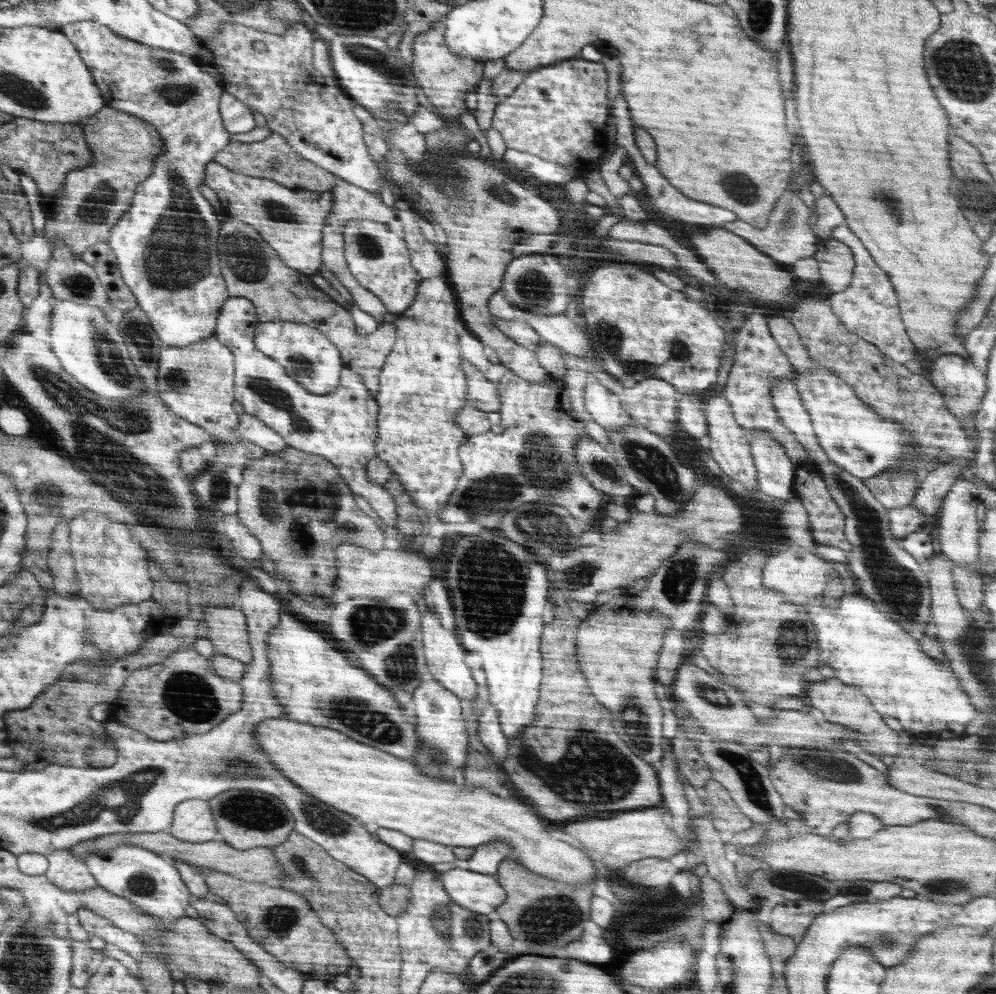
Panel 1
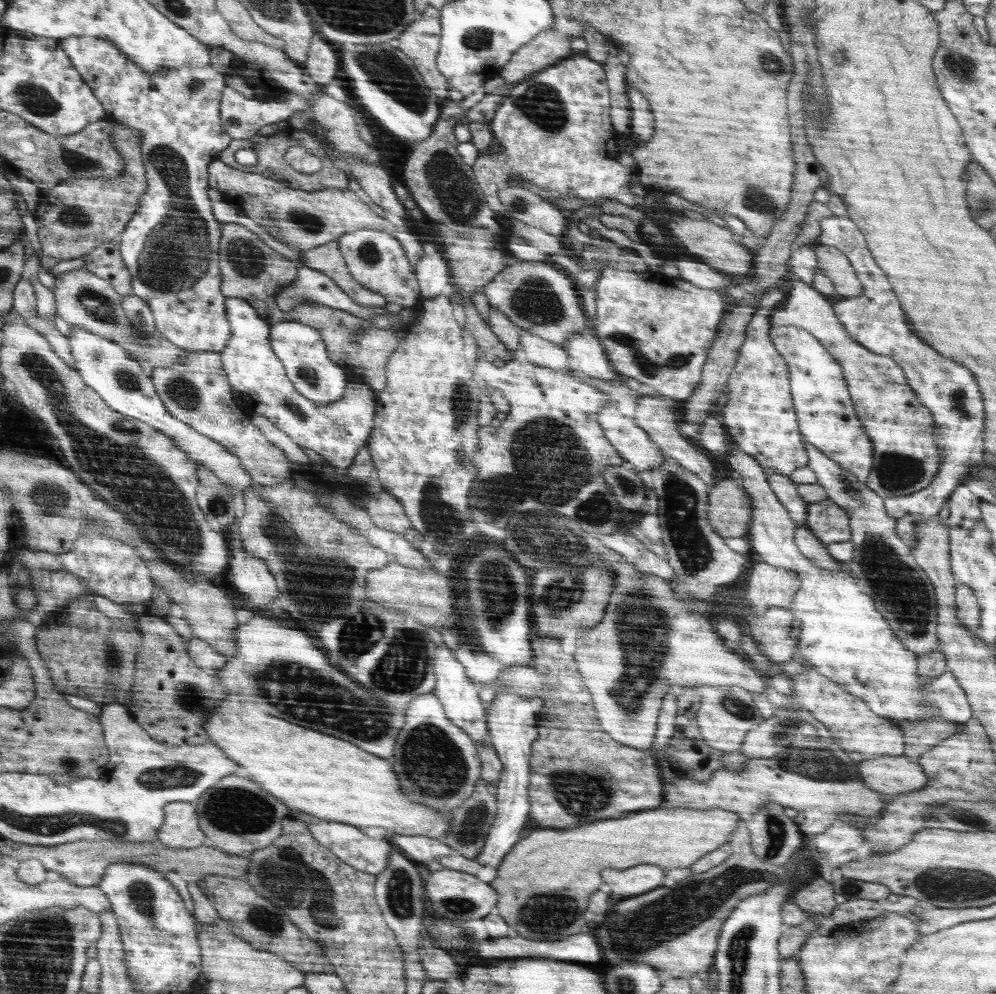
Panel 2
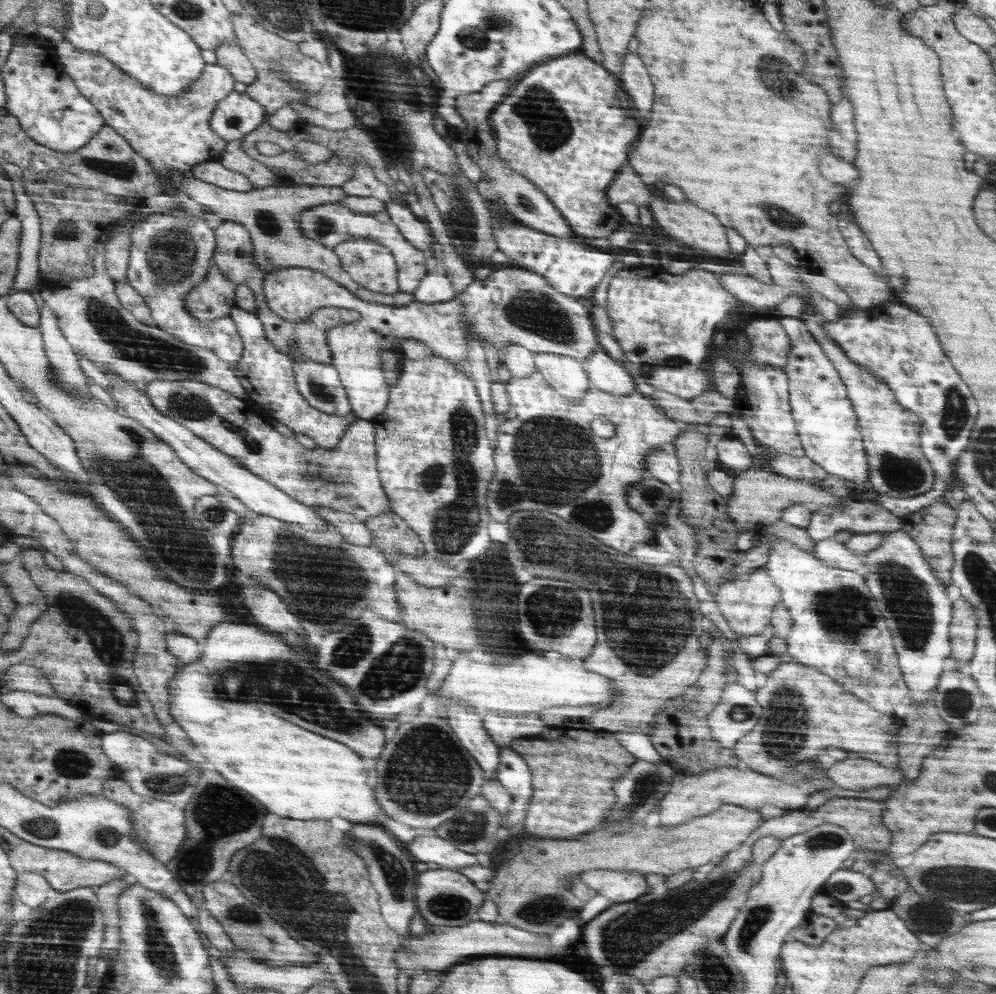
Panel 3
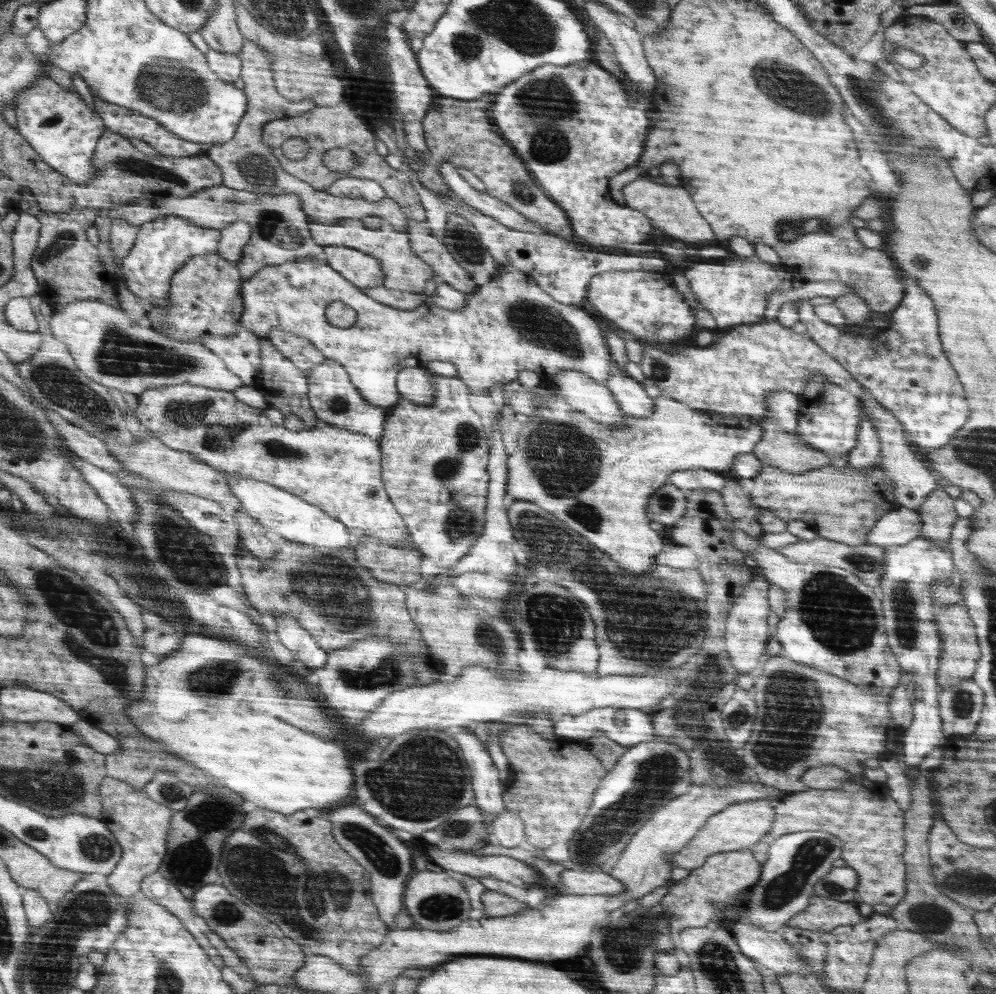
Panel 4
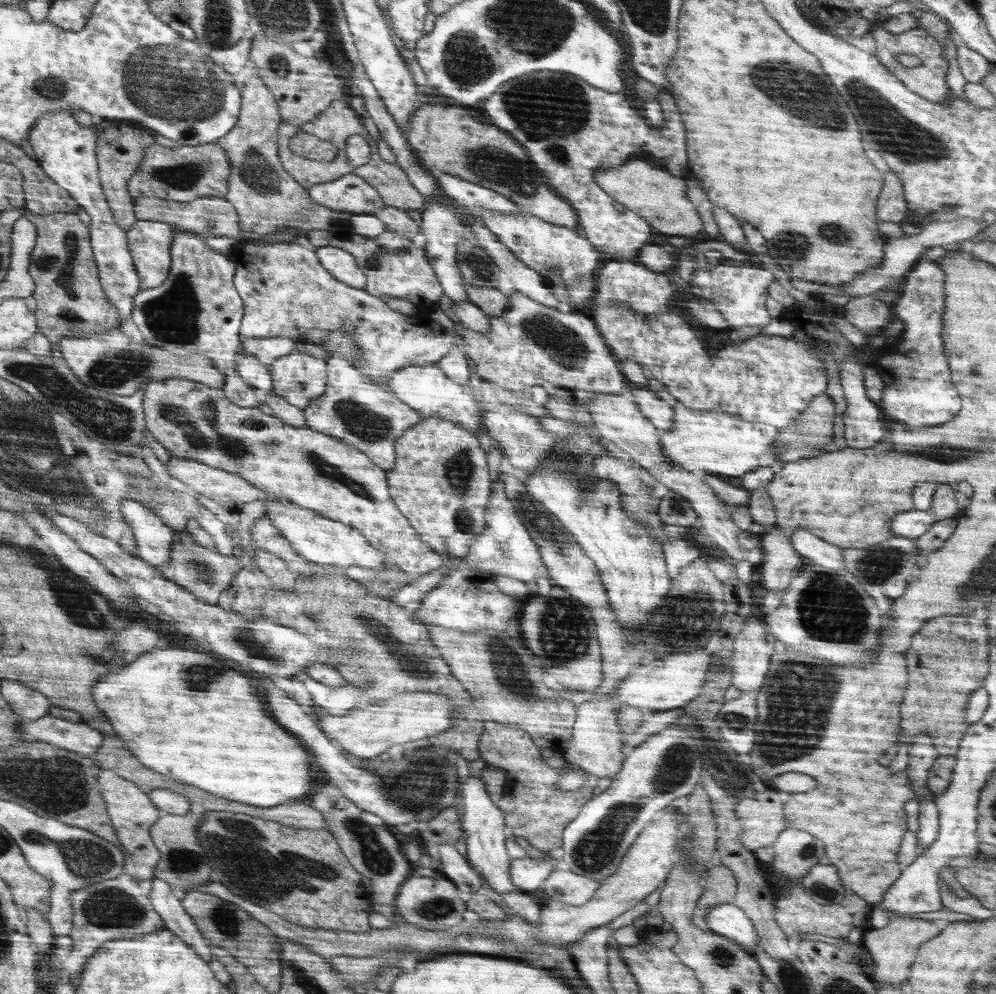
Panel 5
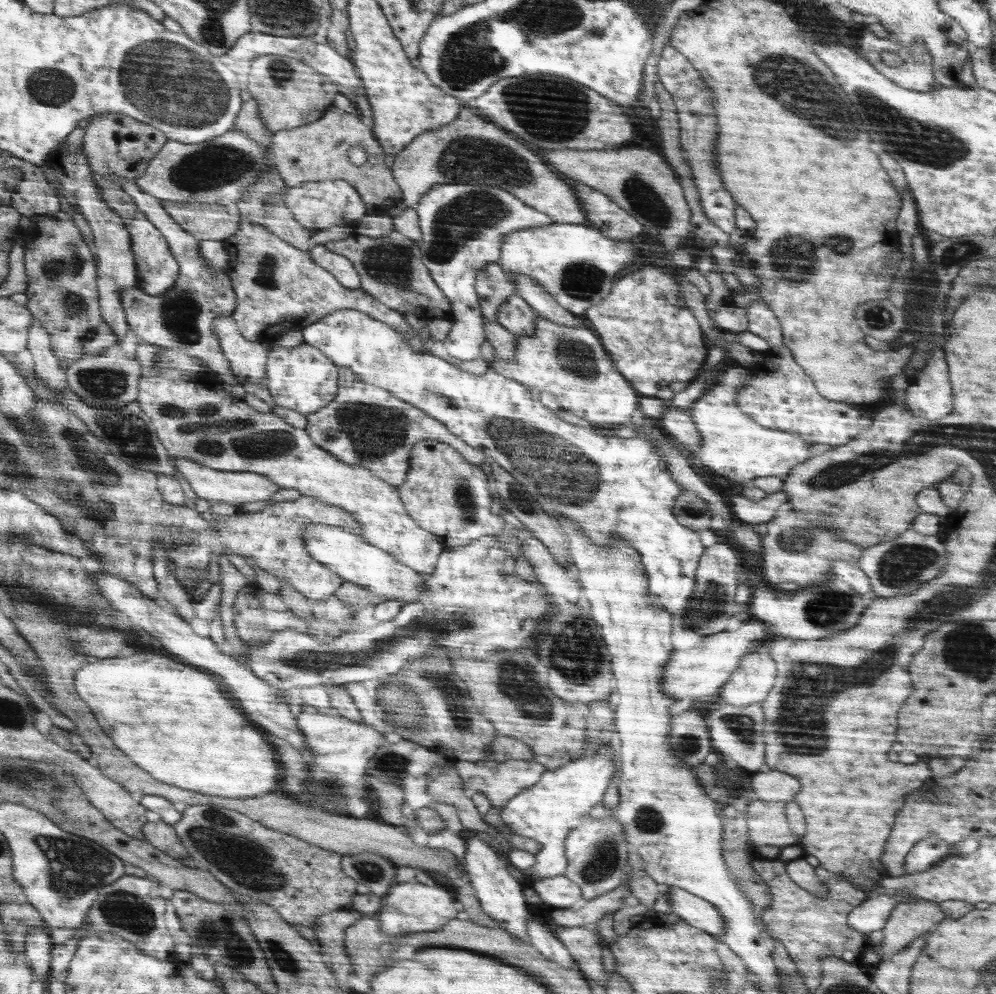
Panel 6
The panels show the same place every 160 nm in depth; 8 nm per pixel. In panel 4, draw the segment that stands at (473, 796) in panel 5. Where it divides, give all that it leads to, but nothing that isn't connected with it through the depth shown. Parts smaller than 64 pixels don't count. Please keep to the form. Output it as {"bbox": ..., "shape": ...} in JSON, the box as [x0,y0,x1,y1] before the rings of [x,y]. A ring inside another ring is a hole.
{"bbox":[454,728,506,823],"shape":[[[460,728],[454,730],[456,742],[467,759],[467,765],[471,769],[471,783],[475,790],[475,800],[478,810],[485,816],[485,823],[490,823],[495,816],[499,816],[506,805],[503,803],[503,791],[505,784],[500,782],[499,769],[494,759],[482,741],[476,737],[474,732]]]}

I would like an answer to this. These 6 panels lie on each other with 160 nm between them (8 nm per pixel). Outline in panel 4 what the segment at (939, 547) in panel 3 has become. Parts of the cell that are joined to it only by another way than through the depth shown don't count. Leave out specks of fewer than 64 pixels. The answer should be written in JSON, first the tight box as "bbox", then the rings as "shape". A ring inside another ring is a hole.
{"bbox":[915,486,959,547],"shape":[[[941,486],[931,492],[915,509],[923,522],[922,537],[938,547],[950,547],[949,538],[953,524],[959,517],[954,510],[954,500]]]}

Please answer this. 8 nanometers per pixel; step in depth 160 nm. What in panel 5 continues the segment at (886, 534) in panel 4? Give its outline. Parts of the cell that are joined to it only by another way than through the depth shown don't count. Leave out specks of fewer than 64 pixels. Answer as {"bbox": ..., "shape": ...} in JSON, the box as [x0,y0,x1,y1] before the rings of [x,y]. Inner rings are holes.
{"bbox":[891,510,937,539],"shape":[[[908,510],[899,512],[891,519],[893,536],[917,539],[937,521],[937,516],[930,511]]]}

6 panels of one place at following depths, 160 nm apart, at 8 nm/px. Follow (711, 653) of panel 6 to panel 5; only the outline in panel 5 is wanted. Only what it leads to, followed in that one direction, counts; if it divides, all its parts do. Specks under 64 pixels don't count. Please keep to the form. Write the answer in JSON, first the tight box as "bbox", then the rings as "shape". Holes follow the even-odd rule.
{"bbox":[614,649,710,711],"shape":[[[698,649],[694,652],[680,652],[666,656],[662,660],[656,660],[646,666],[636,666],[632,674],[616,688],[614,696],[622,700],[624,704],[630,704],[630,707],[650,708],[653,711],[672,710],[681,708],[690,703],[692,698],[700,696],[700,690],[704,686],[710,662],[707,662],[707,650]]]}

